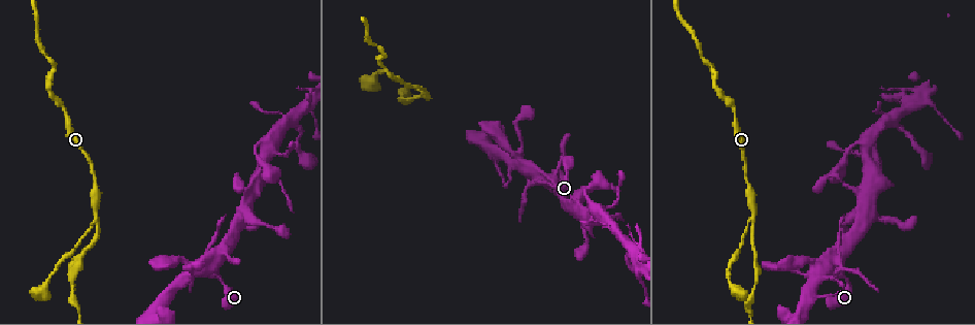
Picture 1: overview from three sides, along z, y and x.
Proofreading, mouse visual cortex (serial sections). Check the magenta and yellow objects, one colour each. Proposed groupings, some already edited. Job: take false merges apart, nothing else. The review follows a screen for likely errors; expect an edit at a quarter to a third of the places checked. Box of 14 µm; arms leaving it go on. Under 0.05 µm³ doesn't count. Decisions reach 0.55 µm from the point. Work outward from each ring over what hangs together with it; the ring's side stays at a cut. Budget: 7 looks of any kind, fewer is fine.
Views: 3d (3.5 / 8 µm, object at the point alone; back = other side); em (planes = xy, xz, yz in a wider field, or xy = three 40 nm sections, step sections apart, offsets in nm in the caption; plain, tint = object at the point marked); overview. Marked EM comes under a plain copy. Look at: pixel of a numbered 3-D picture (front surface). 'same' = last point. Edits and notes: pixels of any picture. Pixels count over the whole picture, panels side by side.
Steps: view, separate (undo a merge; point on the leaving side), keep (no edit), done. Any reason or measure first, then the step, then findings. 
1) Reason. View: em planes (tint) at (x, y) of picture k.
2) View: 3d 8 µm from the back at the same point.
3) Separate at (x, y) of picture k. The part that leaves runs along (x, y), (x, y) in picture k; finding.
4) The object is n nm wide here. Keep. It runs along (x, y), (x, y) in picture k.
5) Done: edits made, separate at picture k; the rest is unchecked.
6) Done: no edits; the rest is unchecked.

View: 3d 3.5 µm at (216, 264) of picture 1.

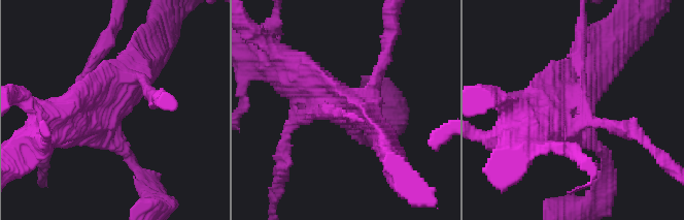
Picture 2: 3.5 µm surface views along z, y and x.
Now the EM. View: em planes (tint) at (575, 107) of picture 2.

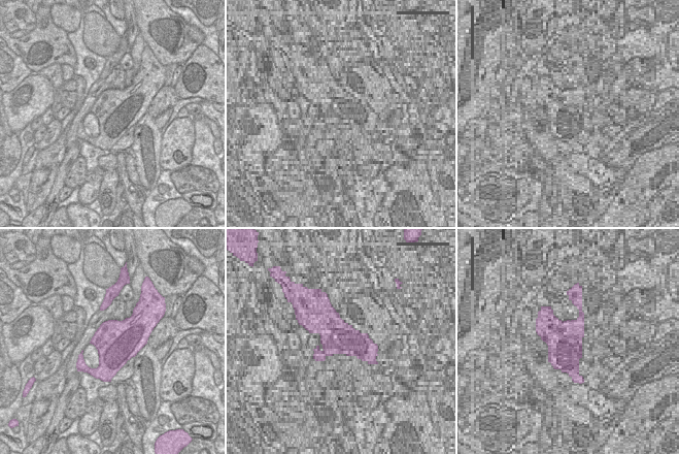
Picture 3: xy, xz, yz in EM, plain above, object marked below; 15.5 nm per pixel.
Separate at (606, 124) of picture 2. The part that leaves runs along (586, 106), (594, 122), (636, 131), (660, 154) in picture 2; two cells meet here.

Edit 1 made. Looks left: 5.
View: overview.

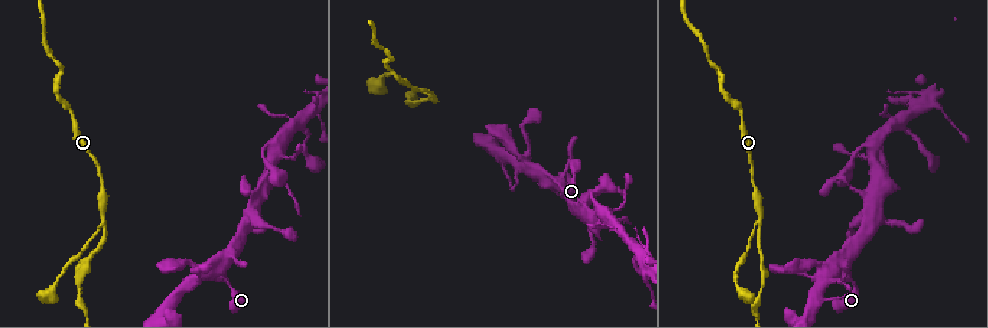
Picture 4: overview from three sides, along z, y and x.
Three arms meet. View: 3d 3.5 µm at (105, 220) of picture 4.

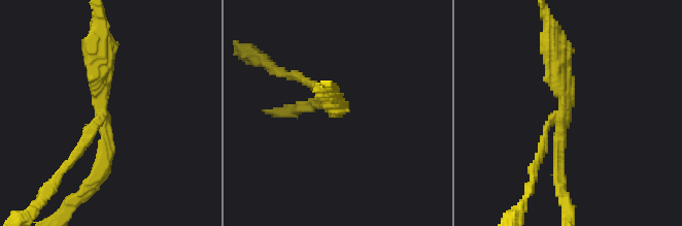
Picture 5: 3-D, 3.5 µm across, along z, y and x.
3 arms meet here; the arms are 150, 150, 350 nm wide; shape alone is not enough. View: em xy step 1 (tint) at (102, 116) of picture 5.

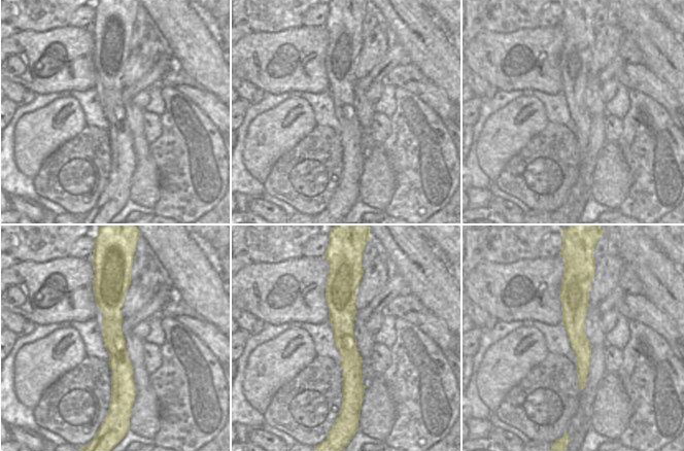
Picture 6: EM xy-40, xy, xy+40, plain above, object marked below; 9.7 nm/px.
Cut it another way. View: em xy step 5 (tint) at the same point.

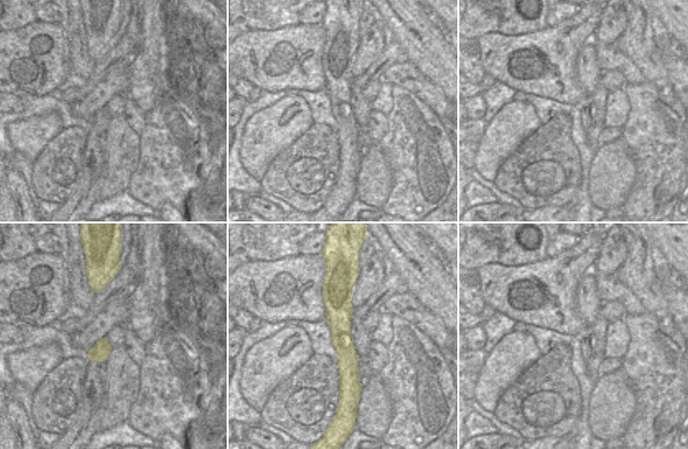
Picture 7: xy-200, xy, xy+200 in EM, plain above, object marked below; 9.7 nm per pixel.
The object is 260 nm wide here. Separate at (80, 147) of picture 5. The part that leaves runs along (101, 118), (44, 197) in picture 5; a second cell is stuck on.

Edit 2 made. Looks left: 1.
Done: edits made, separate at picture 2, separate at picture 5; the rest is unchecked.

